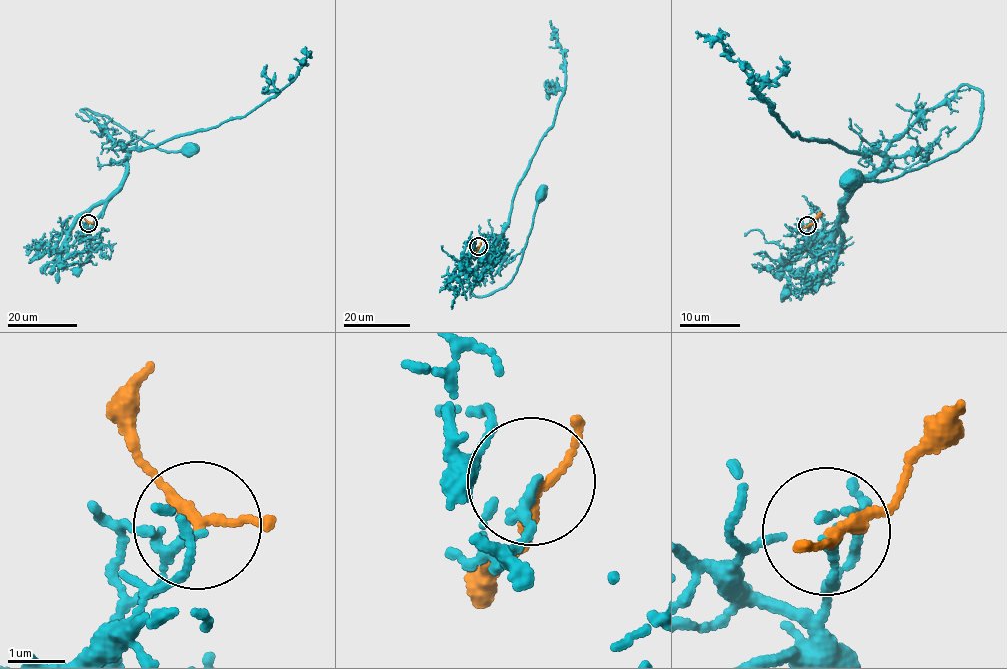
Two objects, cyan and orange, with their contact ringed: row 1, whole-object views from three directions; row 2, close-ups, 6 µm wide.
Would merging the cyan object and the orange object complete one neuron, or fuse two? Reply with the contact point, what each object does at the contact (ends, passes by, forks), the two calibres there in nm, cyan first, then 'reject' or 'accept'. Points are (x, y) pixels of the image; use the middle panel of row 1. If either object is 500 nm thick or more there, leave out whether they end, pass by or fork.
(478, 246) | cyan ends | orange passes by | 170/160 nm | reject

